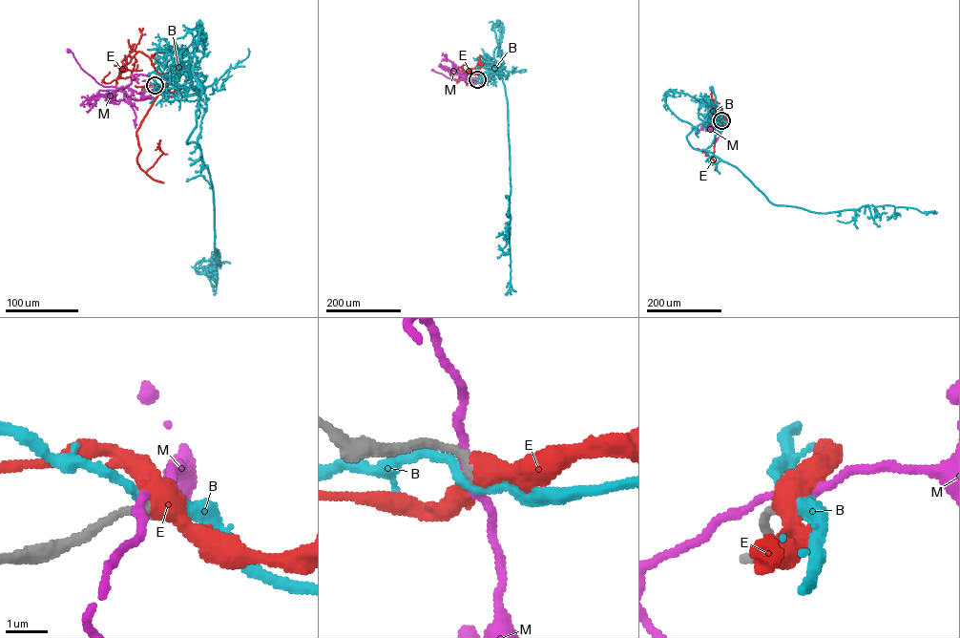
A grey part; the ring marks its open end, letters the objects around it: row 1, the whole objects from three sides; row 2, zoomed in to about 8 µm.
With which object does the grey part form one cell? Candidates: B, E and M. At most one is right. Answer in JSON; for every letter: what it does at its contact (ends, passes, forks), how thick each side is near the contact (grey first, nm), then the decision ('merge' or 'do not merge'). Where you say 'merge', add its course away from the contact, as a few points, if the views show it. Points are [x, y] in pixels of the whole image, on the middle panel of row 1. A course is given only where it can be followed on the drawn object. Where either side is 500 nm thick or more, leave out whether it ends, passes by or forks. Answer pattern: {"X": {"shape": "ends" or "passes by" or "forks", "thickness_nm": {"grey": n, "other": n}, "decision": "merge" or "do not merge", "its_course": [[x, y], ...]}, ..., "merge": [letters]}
{"B": {"shape": "passes by", "thickness_nm": {"grey": 240, "other": 240}, "decision": "do not merge"}, "E": {"thickness_nm": {"grey": 240, "other": 500}, "decision": "merge", "its_course": [[477, 79], [482, 74], [468, 72], [468, 70], [472, 74], [479, 69], [480, 54]]}, "M": {"shape": "passes by", "thickness_nm": {"grey": 240, "other": 190}, "decision": "do not merge"}, "merge": ["E"]}

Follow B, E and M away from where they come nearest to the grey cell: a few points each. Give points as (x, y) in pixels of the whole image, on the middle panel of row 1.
B: (477, 79), (501, 61), (498, 44), (493, 56), (499, 63), (507, 99), (511, 187), (511, 284), (505, 294)
E: (477, 79), (482, 74), (468, 72), (468, 70), (472, 74), (479, 69), (480, 54)
M: (477, 79), (477, 82), (470, 84), (432, 70)

